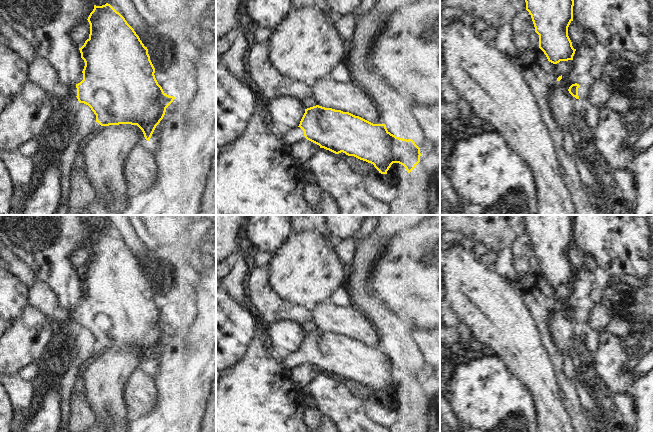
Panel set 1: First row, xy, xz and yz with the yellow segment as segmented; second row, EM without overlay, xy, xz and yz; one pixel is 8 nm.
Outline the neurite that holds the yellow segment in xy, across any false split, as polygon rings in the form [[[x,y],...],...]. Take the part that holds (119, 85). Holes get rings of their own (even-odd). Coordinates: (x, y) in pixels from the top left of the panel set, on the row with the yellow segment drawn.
[[[110,4],[94,5],[87,20],[90,24],[89,38],[79,48],[85,62],[83,80],[75,87],[69,87],[67,93],[75,96],[79,103],[88,105],[101,126],[137,125],[149,141],[175,97],[164,93],[155,78],[147,47]]]

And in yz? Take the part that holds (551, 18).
[[[525,0],[526,10],[531,15],[535,32],[539,35],[539,48],[549,62],[573,60],[576,49],[568,36],[568,27],[573,21],[574,0]]]

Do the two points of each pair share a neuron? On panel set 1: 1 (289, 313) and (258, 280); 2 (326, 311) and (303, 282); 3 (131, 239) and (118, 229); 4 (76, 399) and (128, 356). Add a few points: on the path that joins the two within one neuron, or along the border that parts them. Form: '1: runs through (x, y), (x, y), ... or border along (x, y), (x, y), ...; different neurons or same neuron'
1: runs through (280, 308), (261, 289); same neuron
2: border along (328, 299), (319, 301), (311, 310); different neurons
3: runs through (128, 236), (121, 229); same neuron
4: border along (83, 394), (90, 409), (95, 414); different neurons

